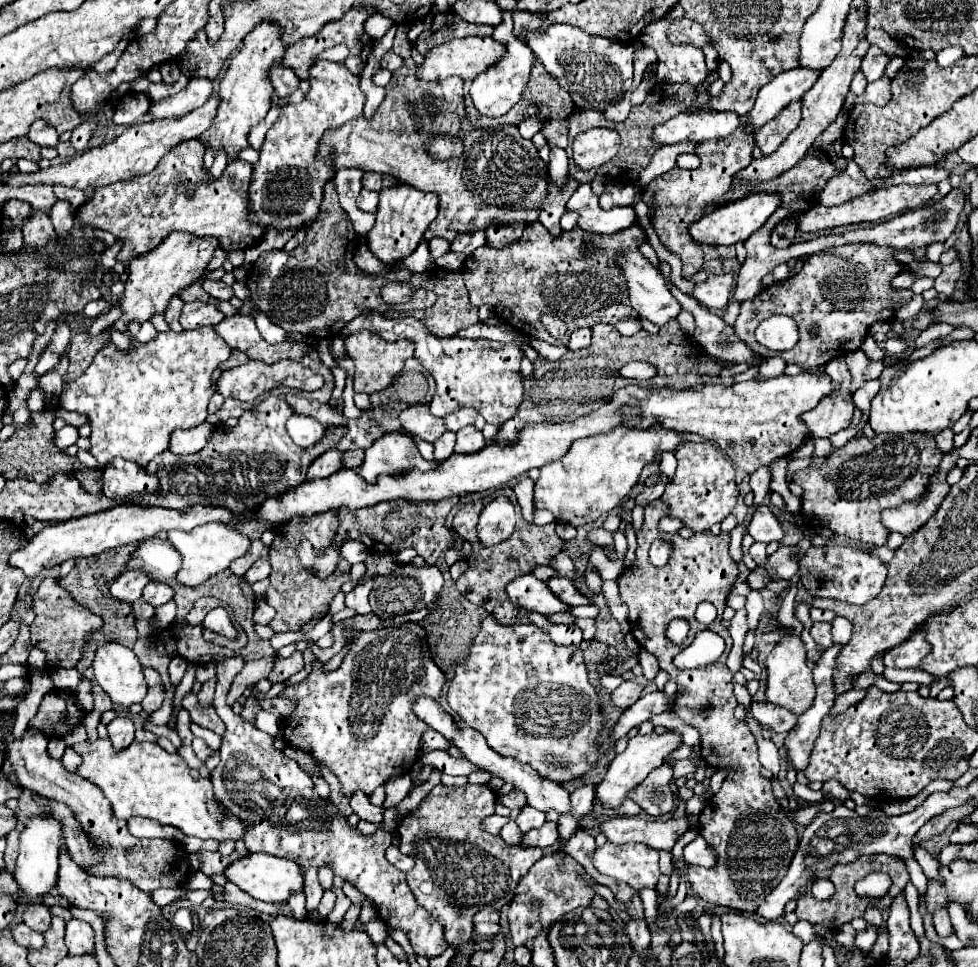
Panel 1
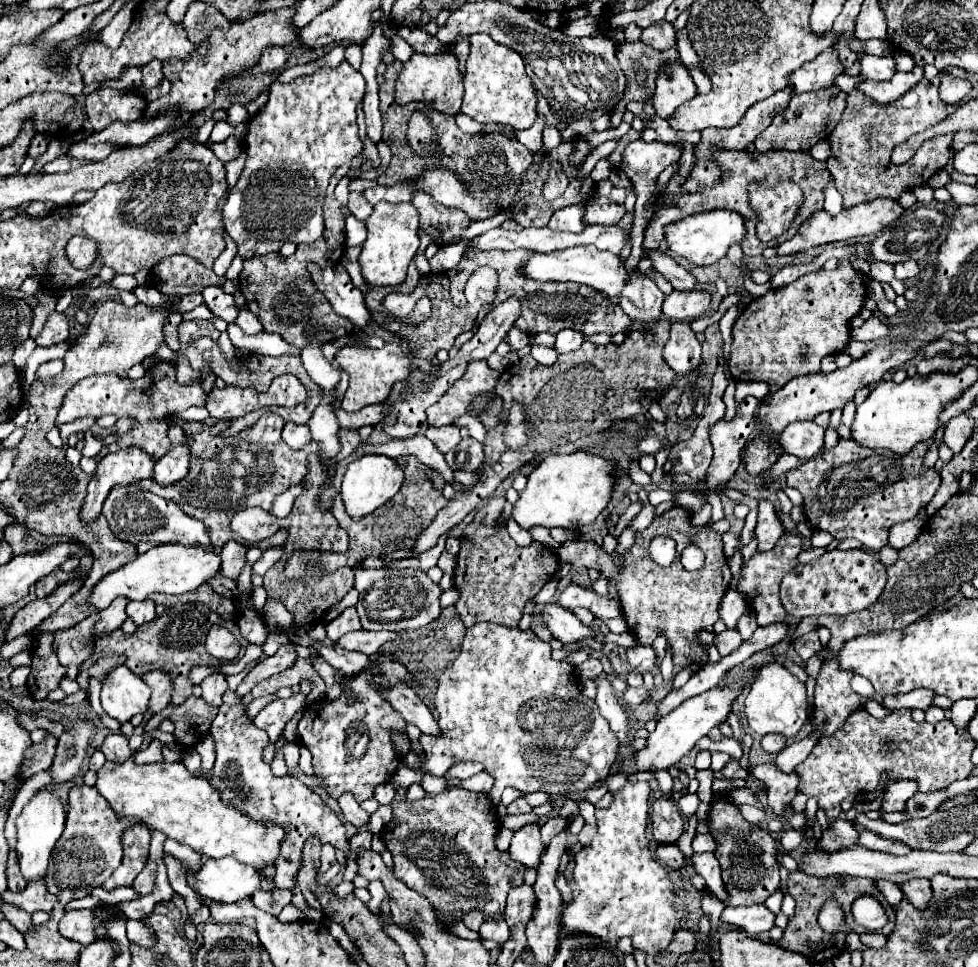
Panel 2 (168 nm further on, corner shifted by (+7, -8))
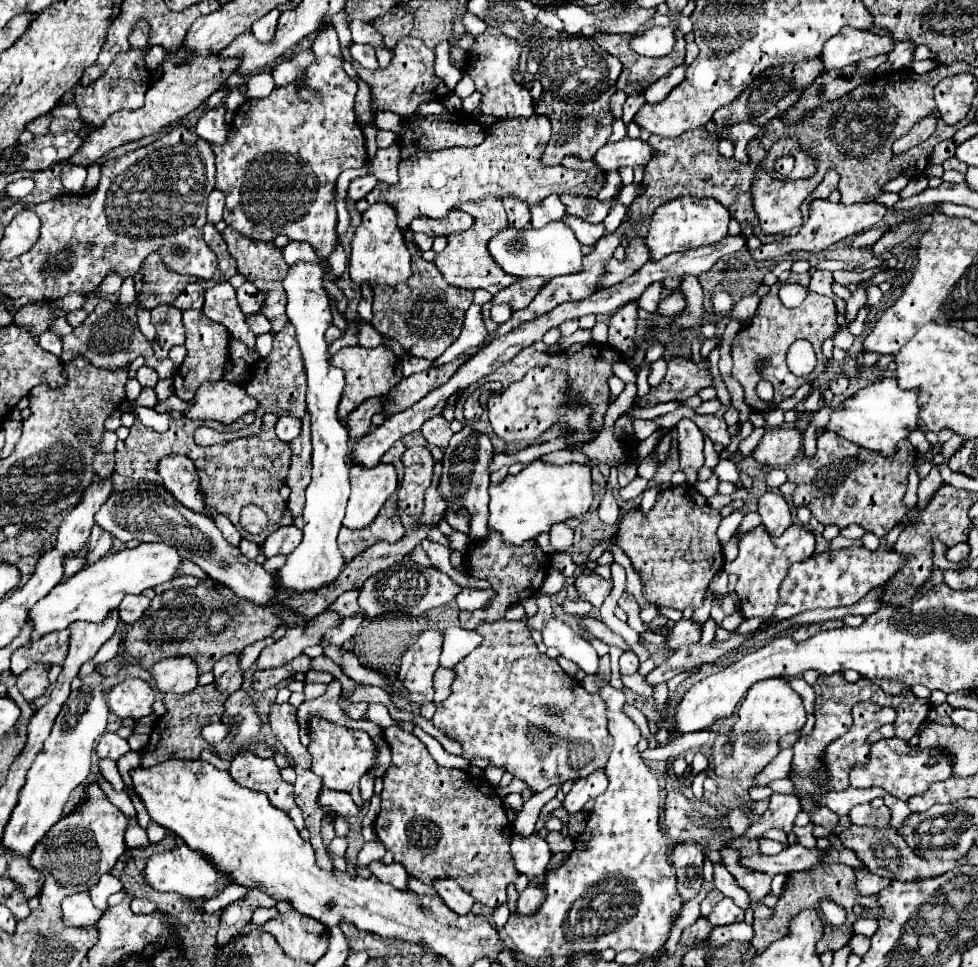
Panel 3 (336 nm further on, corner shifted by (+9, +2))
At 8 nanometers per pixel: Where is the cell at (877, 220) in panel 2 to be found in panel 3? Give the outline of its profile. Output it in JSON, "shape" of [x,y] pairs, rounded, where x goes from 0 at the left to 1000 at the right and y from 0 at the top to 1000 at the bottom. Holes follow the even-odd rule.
{"shape":[[[833,206],[833,208],[827,210],[827,226],[825,226],[825,231],[821,231],[819,237],[813,243],[799,245],[794,249],[782,251],[782,253],[778,253],[774,257],[766,257],[766,262],[768,262],[768,266],[772,270],[792,268],[792,266],[809,262],[809,260],[829,260],[829,262],[835,262],[835,260],[848,257],[850,253],[862,249],[864,245],[878,243],[878,241],[895,235],[903,226],[905,220],[907,220],[907,216],[903,212],[899,212],[899,210],[862,212],[862,210],[850,210],[848,206]]]}

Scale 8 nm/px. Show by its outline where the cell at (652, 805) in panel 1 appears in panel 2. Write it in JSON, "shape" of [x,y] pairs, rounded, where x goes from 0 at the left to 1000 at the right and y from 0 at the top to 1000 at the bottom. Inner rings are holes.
{"shape":[[[672,826],[668,828],[666,855],[668,855],[670,870],[690,872],[698,861],[698,845],[684,826]]]}

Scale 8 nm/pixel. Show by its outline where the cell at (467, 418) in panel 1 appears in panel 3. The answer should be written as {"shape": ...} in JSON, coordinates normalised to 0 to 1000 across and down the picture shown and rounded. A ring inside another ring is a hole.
{"shape":[[[451,429],[435,435],[435,440],[430,442],[430,448],[433,448],[433,452],[437,454],[439,460],[445,460],[449,464],[455,464],[459,460],[459,454],[463,452],[459,437]]]}

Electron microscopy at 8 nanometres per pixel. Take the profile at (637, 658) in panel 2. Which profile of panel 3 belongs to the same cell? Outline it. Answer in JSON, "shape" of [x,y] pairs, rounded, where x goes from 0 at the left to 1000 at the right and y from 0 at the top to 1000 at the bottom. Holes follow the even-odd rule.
{"shape":[[[696,640],[694,644],[690,644],[688,659],[682,661],[680,667],[686,673],[690,673],[700,665],[713,665],[717,661],[717,655],[719,655],[719,644],[713,644],[711,640]]]}

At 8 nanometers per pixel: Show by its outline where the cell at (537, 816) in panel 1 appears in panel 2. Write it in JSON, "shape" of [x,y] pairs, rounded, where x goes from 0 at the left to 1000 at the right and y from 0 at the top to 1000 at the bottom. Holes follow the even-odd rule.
{"shape":[[[541,851],[531,859],[527,859],[520,876],[520,884],[522,888],[539,897],[549,897],[555,878],[557,874],[553,872],[553,866],[551,866],[551,851]]]}

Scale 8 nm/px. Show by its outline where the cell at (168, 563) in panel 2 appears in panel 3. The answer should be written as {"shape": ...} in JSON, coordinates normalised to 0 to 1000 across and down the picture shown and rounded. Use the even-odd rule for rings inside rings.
{"shape":[[[144,562],[138,568],[124,568],[120,572],[107,574],[40,619],[28,636],[28,644],[42,659],[54,653],[64,653],[77,642],[105,644],[113,632],[122,628],[128,615],[142,615],[150,607],[161,607],[177,599],[183,582],[183,572],[169,562]]]}

